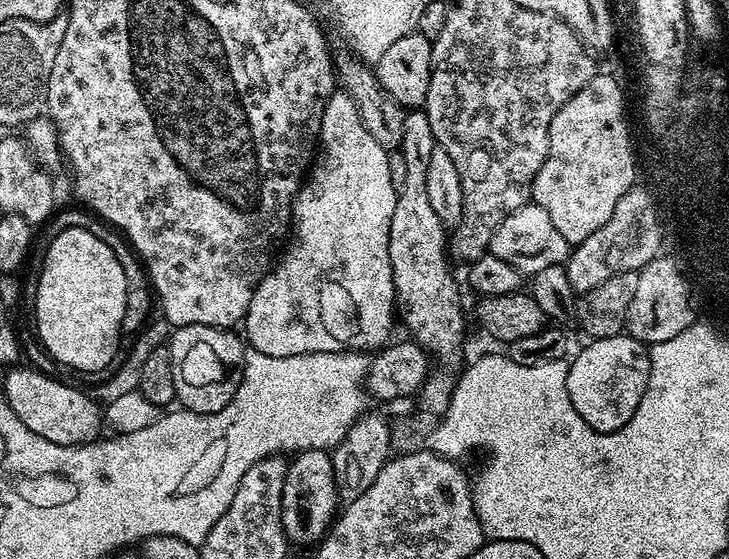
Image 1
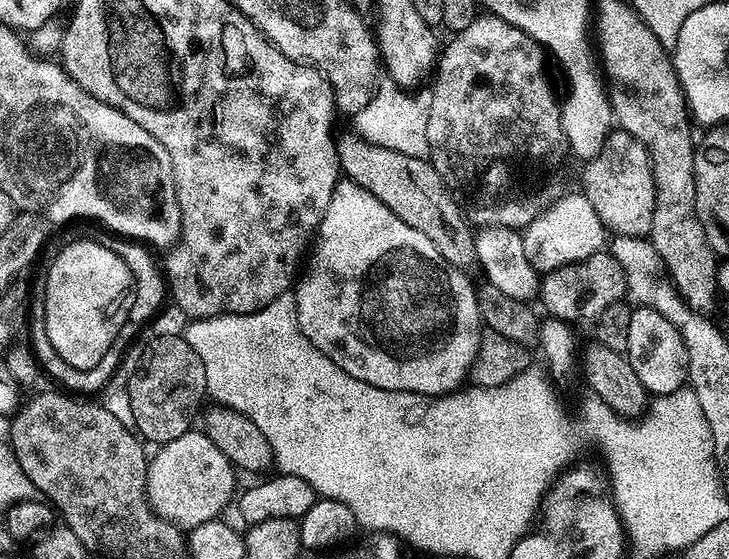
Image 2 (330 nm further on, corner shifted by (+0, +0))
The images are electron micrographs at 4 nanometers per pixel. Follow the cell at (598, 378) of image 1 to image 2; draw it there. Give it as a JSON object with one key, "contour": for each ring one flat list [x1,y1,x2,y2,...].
{"contour":[[643,306,632,308,626,355,630,366,634,366,634,374,638,374,638,382,642,382,653,397,665,396,688,384,686,342,682,342,682,334,678,334,674,322,666,322,658,310]]}

